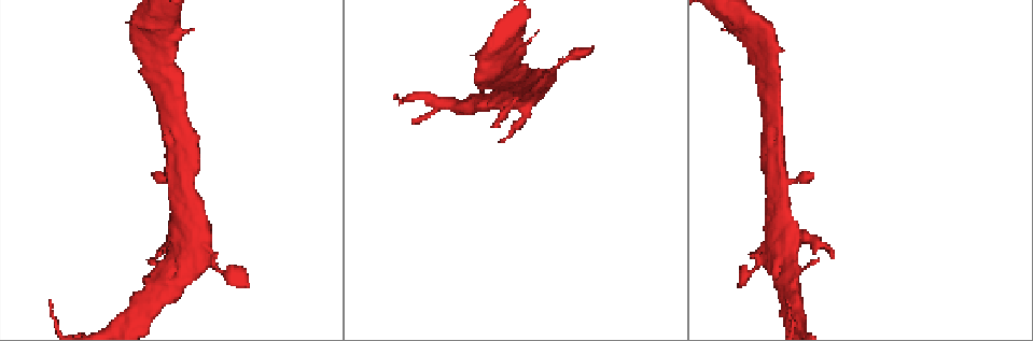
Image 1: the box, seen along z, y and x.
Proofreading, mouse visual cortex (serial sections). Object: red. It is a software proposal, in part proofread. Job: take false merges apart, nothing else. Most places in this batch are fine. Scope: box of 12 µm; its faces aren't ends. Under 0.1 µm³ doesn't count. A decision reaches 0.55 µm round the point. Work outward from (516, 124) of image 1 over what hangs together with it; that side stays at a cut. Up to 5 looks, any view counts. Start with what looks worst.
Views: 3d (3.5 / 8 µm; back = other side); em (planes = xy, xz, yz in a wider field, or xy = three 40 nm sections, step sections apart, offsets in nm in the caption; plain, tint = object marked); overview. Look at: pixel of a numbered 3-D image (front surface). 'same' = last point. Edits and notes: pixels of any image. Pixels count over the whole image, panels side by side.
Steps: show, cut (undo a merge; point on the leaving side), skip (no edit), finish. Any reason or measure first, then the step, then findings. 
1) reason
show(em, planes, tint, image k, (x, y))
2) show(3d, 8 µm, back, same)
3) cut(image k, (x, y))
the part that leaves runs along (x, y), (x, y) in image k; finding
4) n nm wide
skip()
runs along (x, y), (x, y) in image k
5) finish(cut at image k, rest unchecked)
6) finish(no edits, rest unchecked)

sharp bend
show(3d, 8 µm, back, image 1, (146, 20))

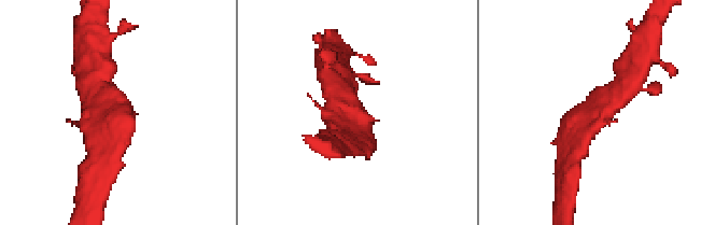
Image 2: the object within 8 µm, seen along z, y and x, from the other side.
shape alone is not enough
show(em, xy, step 3, tint, image 2, (115, 107))

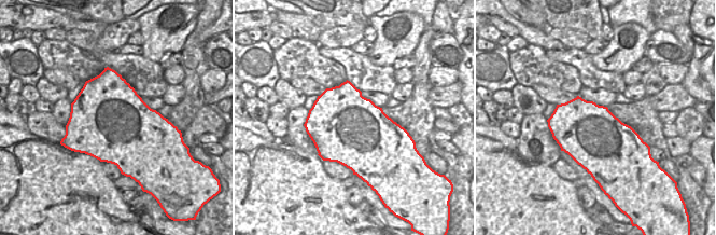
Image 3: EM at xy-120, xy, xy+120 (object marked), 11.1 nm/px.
skip()
runs along (574, 143), (590, 115), (614, 97) in image 2; one cell here

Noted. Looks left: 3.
thick turns thin
show(3d, 3.5 µm, back, image 1, (133, 324))

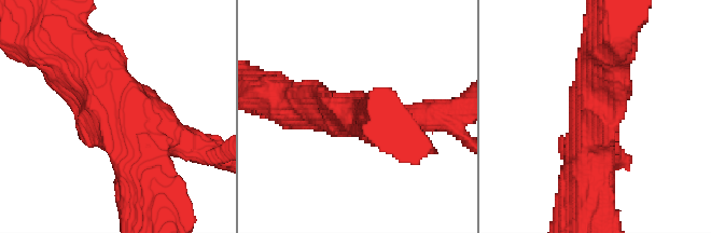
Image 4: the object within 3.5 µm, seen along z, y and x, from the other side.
now the EM
show(em, planes, tint, image 4, (117, 109))

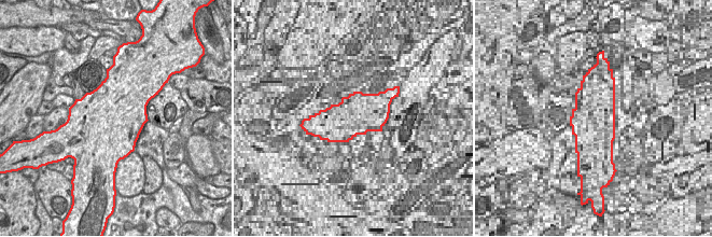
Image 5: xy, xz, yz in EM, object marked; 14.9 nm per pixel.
skip()
runs along (69, 65), (144, 135), (178, 141) in image 4; one cell here

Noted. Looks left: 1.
finish(no edits, rest unchecked)

